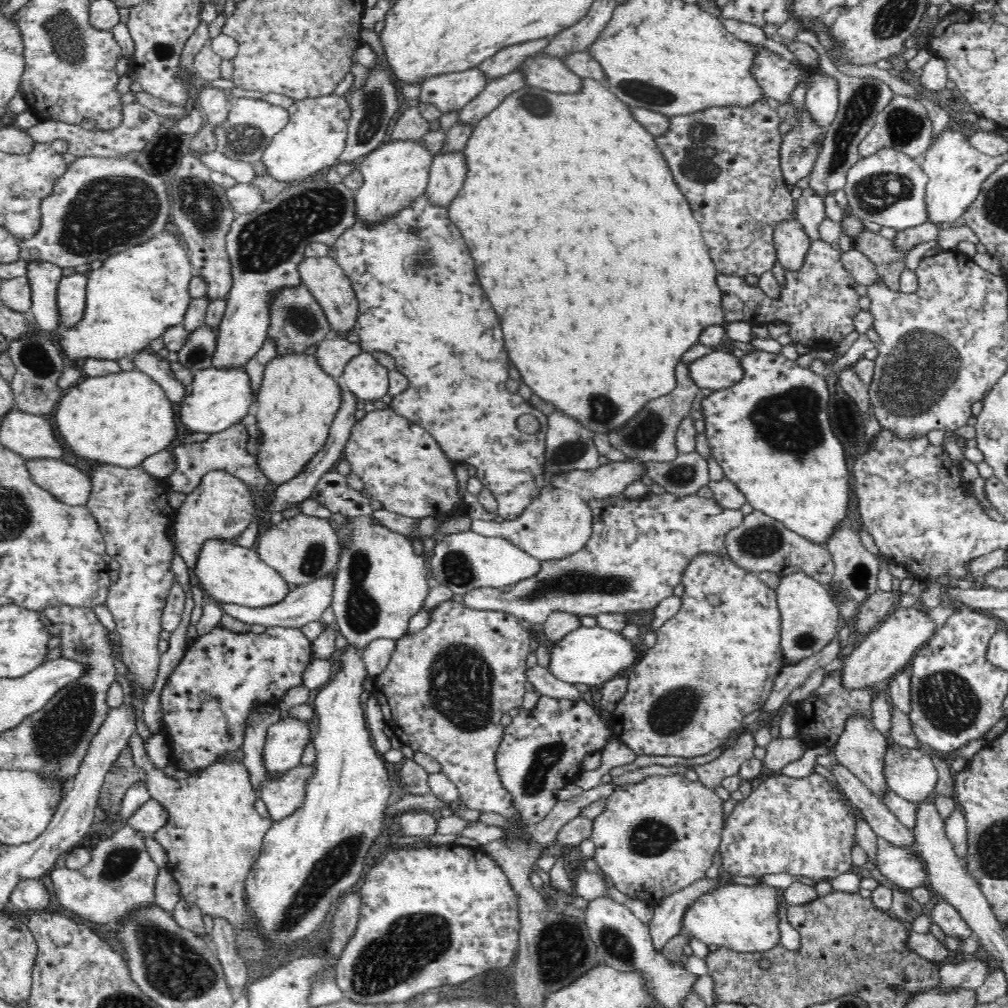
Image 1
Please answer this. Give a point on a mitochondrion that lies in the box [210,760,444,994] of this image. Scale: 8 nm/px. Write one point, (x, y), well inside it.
(336, 864)

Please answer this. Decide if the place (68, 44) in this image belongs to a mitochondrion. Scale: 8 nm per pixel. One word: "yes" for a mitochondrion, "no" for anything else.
yes

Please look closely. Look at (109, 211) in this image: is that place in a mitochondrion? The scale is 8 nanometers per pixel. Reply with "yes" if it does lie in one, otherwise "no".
yes

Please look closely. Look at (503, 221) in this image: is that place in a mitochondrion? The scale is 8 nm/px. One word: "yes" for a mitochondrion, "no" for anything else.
no

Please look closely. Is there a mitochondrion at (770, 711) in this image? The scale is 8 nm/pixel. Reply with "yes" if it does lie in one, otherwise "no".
no

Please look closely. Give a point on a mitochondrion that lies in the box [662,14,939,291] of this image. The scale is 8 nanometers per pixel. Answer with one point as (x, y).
(862, 98)

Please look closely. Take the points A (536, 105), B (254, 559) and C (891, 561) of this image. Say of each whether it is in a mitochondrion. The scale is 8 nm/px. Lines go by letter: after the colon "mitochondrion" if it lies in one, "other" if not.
A: mitochondrion
B: other
C: other

